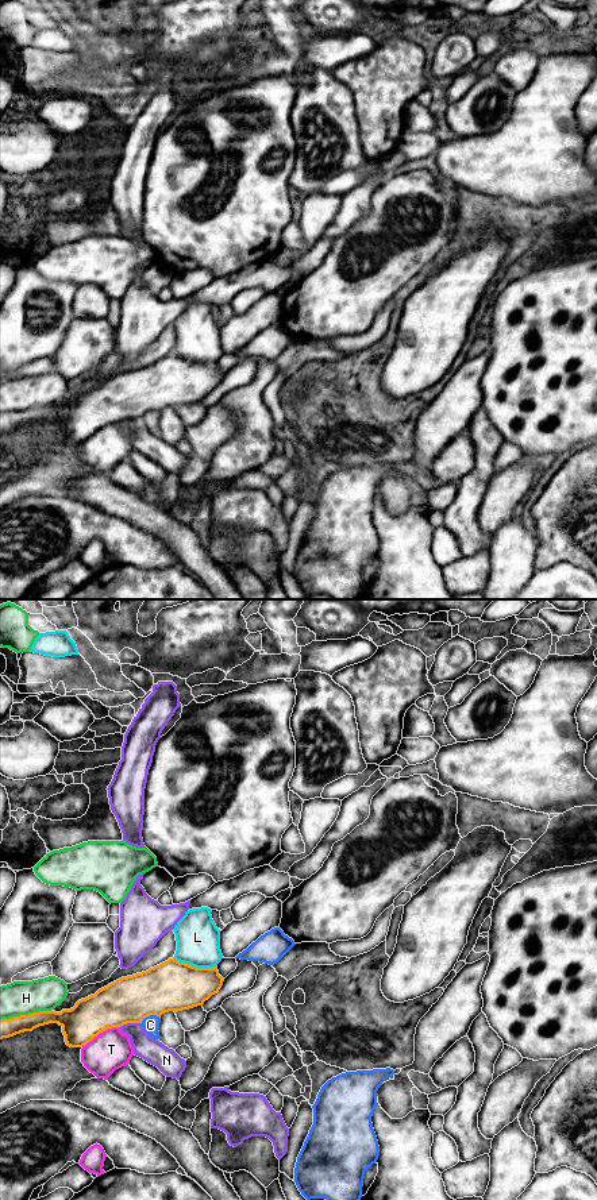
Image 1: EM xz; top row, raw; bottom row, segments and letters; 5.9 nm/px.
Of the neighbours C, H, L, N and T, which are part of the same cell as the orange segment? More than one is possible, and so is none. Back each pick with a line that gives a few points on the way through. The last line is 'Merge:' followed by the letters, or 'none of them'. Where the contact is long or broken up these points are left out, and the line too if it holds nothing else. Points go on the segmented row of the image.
L: runs through xz (172, 986), (177, 984), (195, 967), (197, 937)
Merge: L

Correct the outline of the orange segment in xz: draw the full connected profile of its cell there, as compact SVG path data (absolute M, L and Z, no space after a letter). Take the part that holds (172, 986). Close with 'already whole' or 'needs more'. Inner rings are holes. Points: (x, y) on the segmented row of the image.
M208 907L192 908L177 922L173 958L146 972L122 977L78 1000L70 1010L0 1019L0 1039L58 1023L66 1045L82 1047L108 1029L203 1006L224 981L217 971L223 958L220 930L211 912Z | needs more

